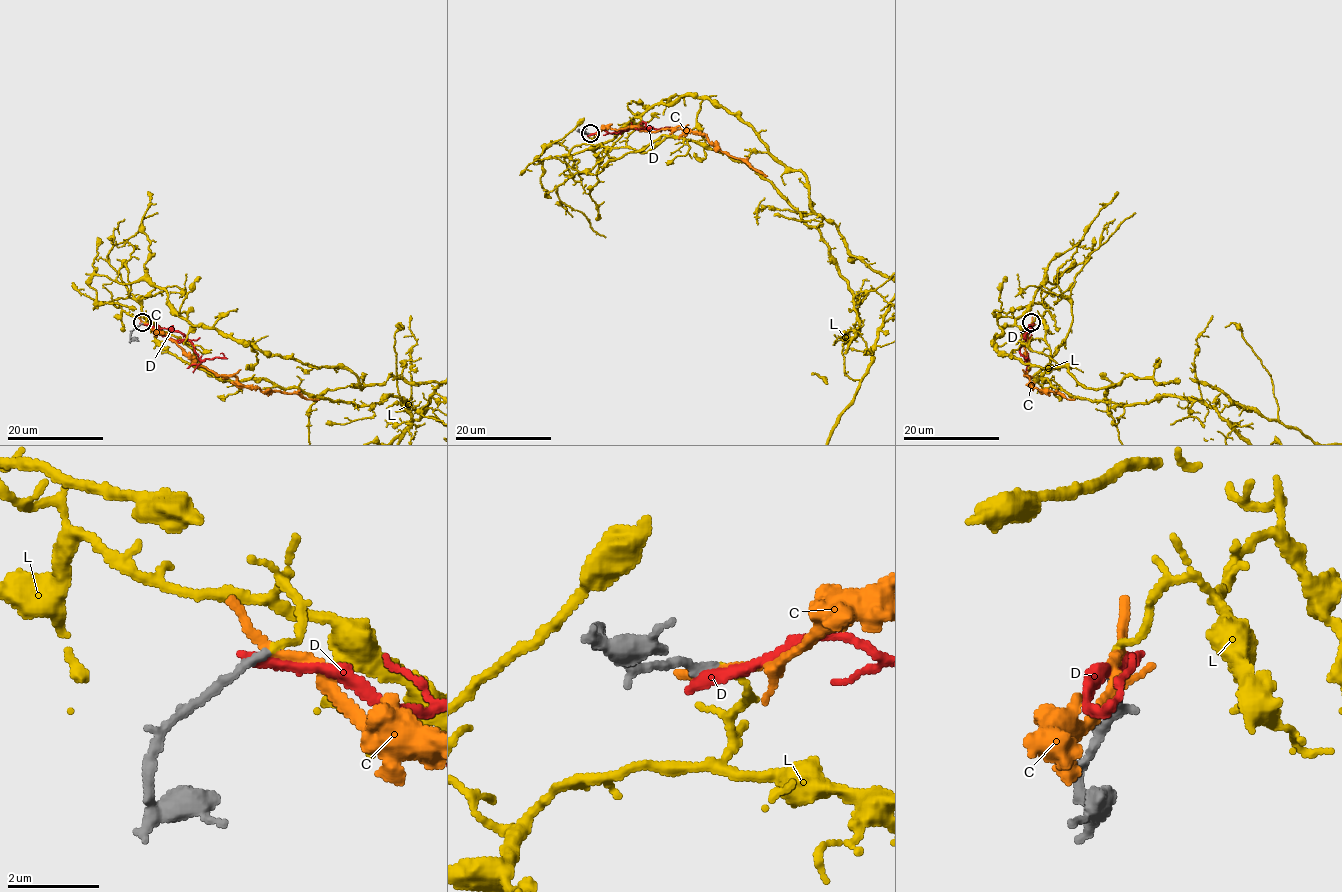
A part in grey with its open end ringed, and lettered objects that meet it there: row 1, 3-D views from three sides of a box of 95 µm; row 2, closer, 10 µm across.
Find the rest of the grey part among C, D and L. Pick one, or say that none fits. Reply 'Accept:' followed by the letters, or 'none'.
Accept: L

